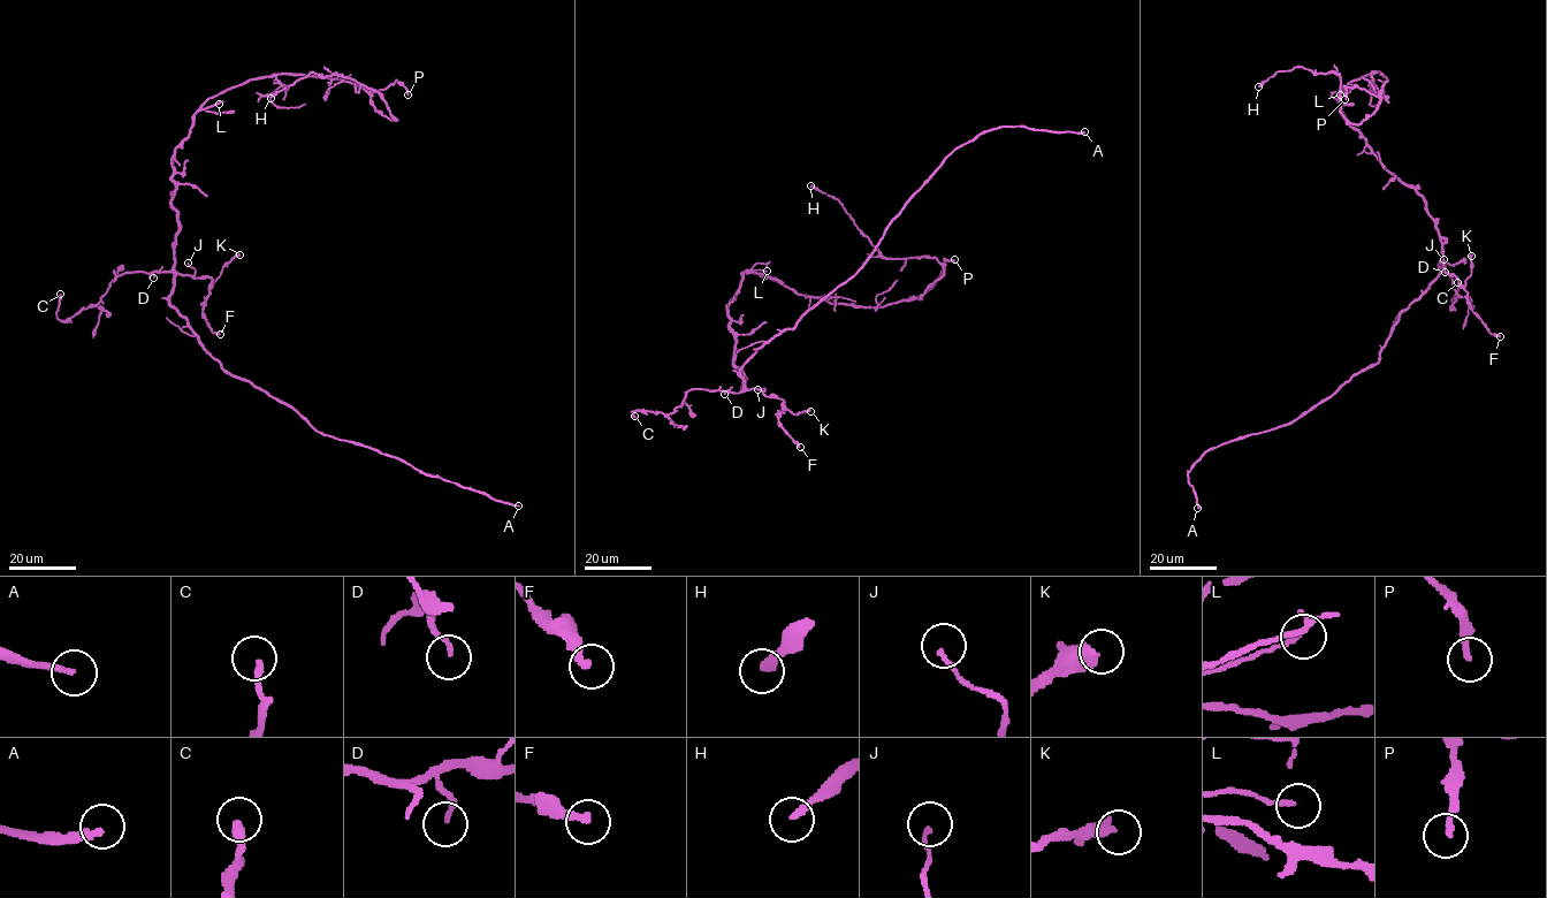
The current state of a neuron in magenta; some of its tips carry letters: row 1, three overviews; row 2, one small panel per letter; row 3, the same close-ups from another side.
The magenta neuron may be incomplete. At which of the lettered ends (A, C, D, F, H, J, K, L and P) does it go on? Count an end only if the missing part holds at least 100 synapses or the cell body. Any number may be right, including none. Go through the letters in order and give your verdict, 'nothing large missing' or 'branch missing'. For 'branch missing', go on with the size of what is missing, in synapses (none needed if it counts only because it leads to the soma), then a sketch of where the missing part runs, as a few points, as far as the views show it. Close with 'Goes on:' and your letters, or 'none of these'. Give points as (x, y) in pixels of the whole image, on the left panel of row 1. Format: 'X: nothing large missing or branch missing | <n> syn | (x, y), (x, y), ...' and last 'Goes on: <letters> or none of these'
A: branch missing
C: nothing large missing
D: nothing large missing
F: nothing large missing
H: nothing large missing
J: nothing large missing
K: nothing large missing
L: nothing large missing
P: nothing large missing
Goes on: A

